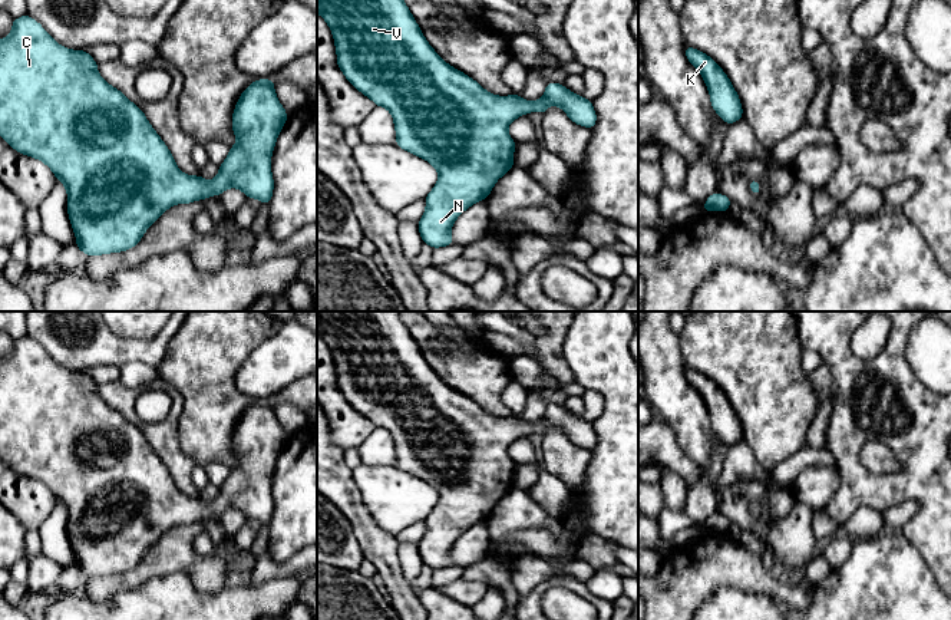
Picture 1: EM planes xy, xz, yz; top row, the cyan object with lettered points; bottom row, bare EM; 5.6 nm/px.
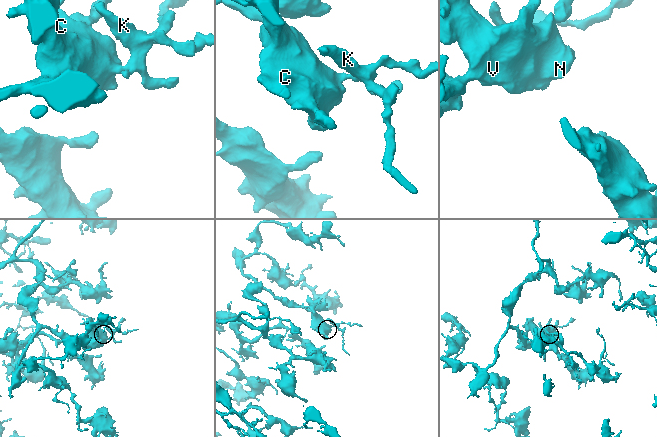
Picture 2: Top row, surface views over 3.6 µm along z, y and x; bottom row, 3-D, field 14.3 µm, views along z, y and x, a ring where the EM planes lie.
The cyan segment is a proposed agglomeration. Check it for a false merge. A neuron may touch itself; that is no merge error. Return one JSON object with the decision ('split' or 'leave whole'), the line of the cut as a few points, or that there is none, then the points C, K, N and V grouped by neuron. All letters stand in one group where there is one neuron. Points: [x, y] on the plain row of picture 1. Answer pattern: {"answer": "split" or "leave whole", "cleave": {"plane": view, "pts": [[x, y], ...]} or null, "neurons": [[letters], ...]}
{"answer": "leave whole", "cleave": null, "neurons": [["C", "K", "N", "V"]]}

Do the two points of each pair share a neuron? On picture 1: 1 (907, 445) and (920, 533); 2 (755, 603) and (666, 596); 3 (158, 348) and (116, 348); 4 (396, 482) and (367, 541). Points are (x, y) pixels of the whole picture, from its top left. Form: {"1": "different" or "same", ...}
{"1": "same", "2": "different", "3": "same", "4": "different"}

